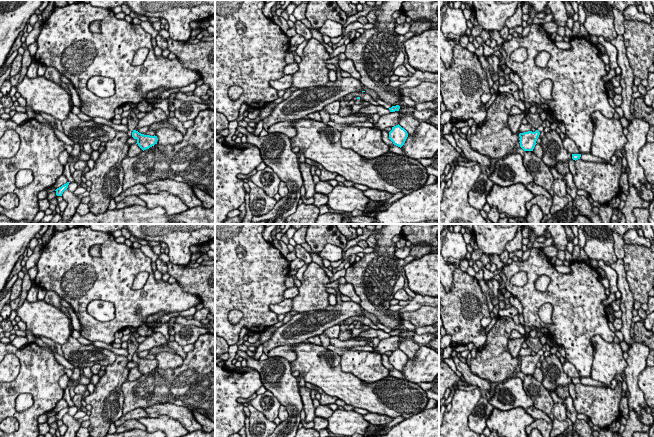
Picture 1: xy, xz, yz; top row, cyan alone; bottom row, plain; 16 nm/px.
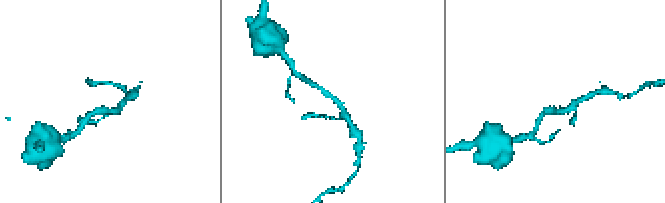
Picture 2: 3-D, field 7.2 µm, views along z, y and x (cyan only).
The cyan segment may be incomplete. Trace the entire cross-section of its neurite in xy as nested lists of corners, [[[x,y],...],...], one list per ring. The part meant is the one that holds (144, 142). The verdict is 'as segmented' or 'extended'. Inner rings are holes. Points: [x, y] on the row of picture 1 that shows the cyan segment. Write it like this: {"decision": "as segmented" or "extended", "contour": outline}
{"decision": "extended", "contour": [[[153,108],[150,112],[147,112],[146,115],[139,119],[138,125],[132,132],[132,137],[137,140],[137,145],[144,151],[150,147],[157,144],[157,136],[144,135],[138,132],[138,129],[145,126],[150,126],[153,123],[158,123],[162,121],[167,121],[169,117],[174,117],[174,112],[169,111],[169,114],[166,115],[163,110],[160,108]]]}

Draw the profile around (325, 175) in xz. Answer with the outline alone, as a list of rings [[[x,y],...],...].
[[[326,169],[321,170],[321,174],[319,176],[320,181],[328,181],[328,180],[334,180],[338,174],[337,173],[331,173]]]

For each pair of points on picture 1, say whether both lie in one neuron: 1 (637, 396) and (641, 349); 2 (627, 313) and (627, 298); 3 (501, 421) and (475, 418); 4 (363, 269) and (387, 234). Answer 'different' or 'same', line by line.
1: same
2: same
3: different
4: same

